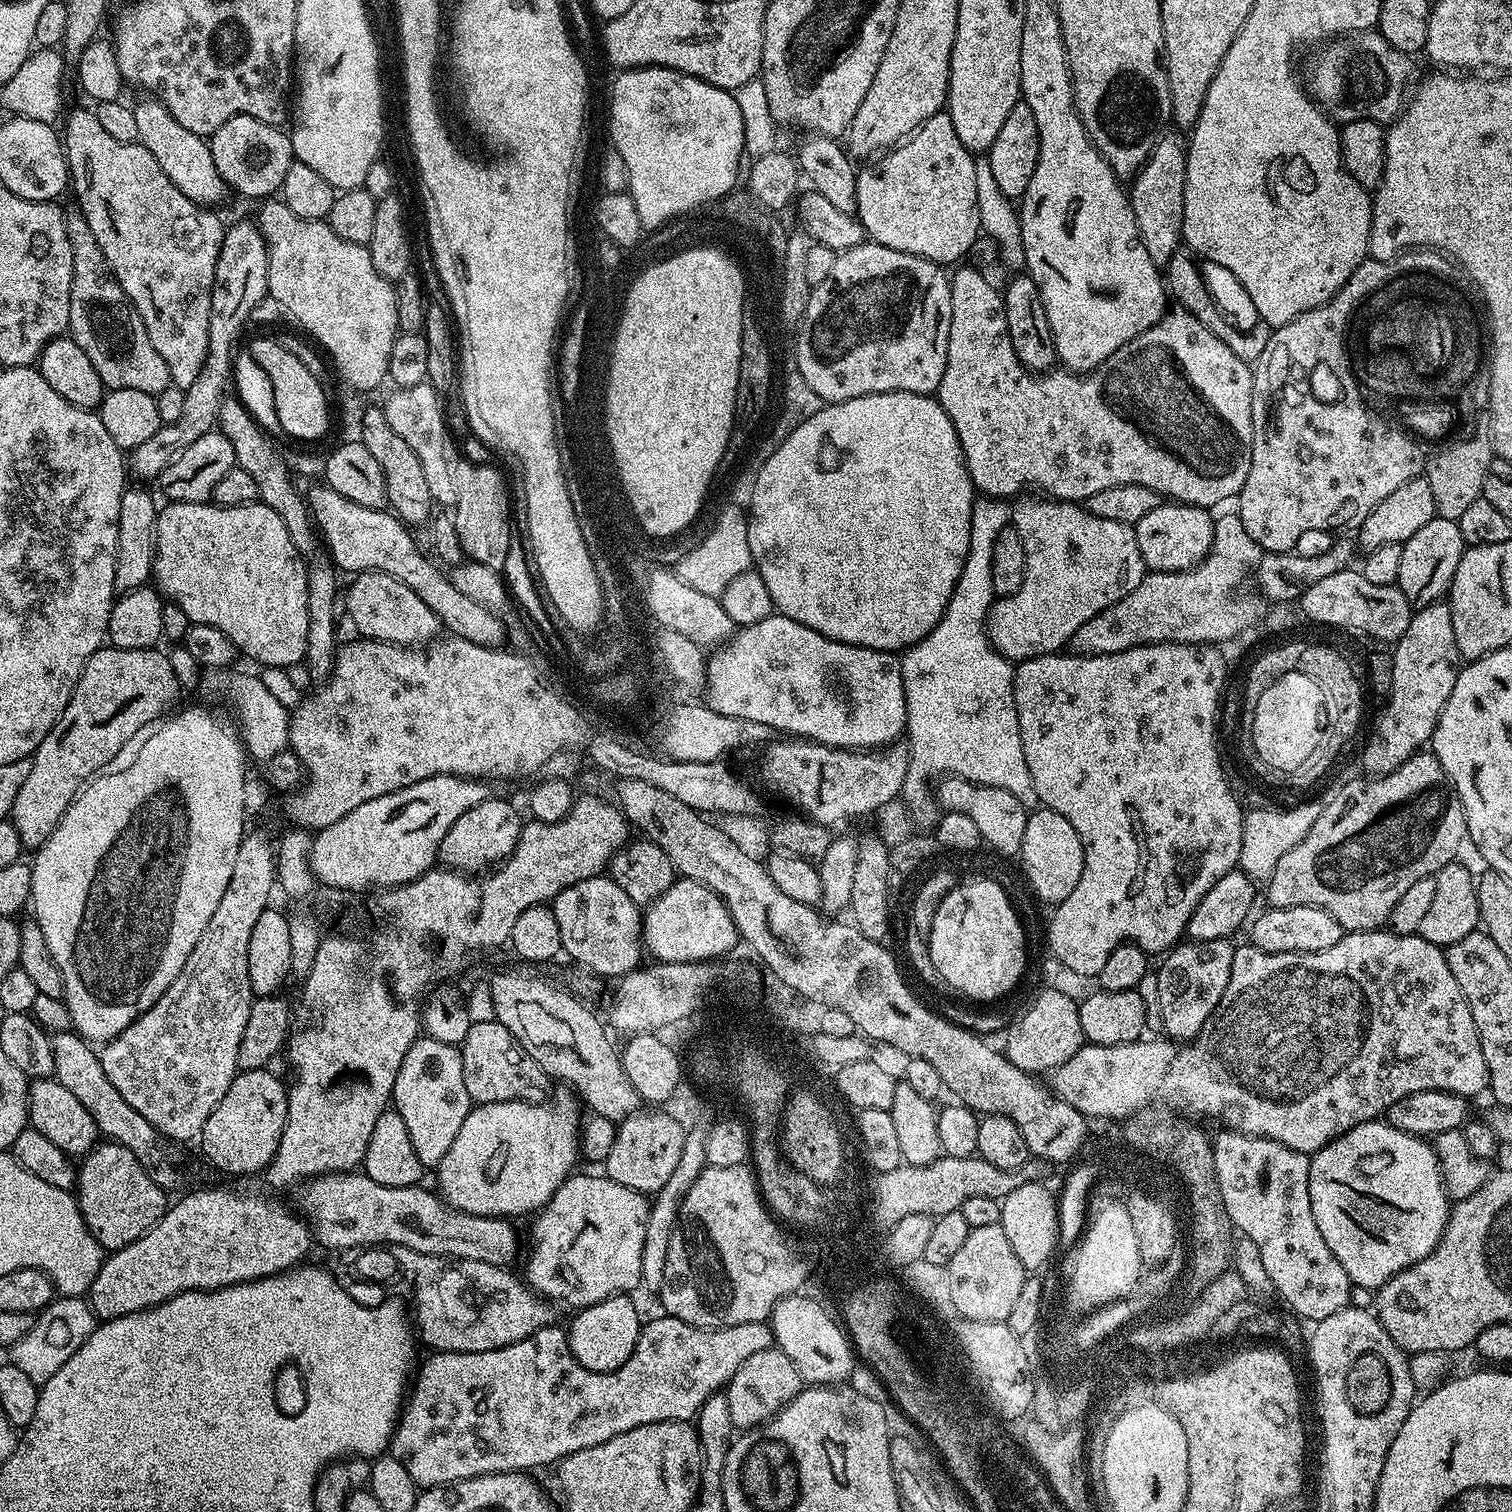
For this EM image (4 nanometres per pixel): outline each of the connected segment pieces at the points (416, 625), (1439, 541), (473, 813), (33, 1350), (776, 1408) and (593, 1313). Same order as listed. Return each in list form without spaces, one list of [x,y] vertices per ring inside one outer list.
[[[371,571],[353,575],[351,580],[348,593],[342,596],[342,608],[348,611],[361,637],[391,644],[423,646],[441,635],[442,625],[434,610],[430,610],[430,606],[426,606],[426,602],[398,578]]]
[[[1436,515],[1433,520],[1426,522],[1426,526],[1422,526],[1422,530],[1410,534],[1410,538],[1402,544],[1402,563],[1396,587],[1406,594],[1408,601],[1416,608],[1437,603],[1451,589],[1454,570],[1458,570],[1465,547],[1459,523]]]
[[[491,798],[482,801],[480,805],[474,806],[473,809],[468,809],[450,830],[447,830],[445,838],[442,840],[439,851],[439,863],[447,866],[455,871],[465,874],[480,874],[489,866],[495,866],[501,863],[514,850],[514,846],[520,837],[520,829],[522,827],[522,819],[516,813],[516,808],[508,800],[498,800]]]
[[[60,1296],[33,1319],[32,1328],[18,1342],[7,1349],[6,1356],[11,1364],[18,1366],[22,1374],[28,1375],[30,1382],[37,1386],[45,1384],[73,1354],[94,1334],[98,1317],[87,1299],[78,1296]]]
[[[773,1346],[746,1358],[746,1362],[742,1362],[741,1368],[738,1369],[738,1374],[734,1374],[734,1378],[730,1378],[726,1385],[733,1429],[747,1430],[767,1424],[801,1390],[802,1381],[798,1370],[794,1370],[794,1362],[786,1358],[782,1349]]]
[[[628,1294],[611,1296],[589,1308],[581,1308],[575,1313],[572,1325],[567,1325],[568,1345],[578,1358],[578,1362],[586,1370],[595,1372],[613,1372],[621,1368],[634,1354],[636,1343],[640,1337],[642,1319],[636,1309],[633,1297]]]

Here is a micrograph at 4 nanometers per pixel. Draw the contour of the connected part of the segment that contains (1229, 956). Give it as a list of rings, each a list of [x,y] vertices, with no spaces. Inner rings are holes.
[[[1231,939],[1180,942],[1163,957],[1160,969],[1156,972],[1156,1004],[1160,1007],[1160,1020],[1169,1037],[1177,1042],[1191,1042],[1200,1035],[1202,1026],[1212,1017],[1212,1011],[1218,1006],[1222,994],[1226,990],[1226,982],[1230,982],[1232,963],[1236,948]]]

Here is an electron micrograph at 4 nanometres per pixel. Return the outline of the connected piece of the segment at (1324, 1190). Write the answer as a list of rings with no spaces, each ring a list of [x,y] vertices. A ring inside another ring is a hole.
[[[1383,1119],[1367,1120],[1365,1124],[1354,1126],[1346,1134],[1342,1134],[1337,1140],[1331,1140],[1325,1148],[1311,1153],[1308,1161],[1308,1185],[1310,1186],[1310,1210],[1314,1210],[1314,1222],[1318,1222],[1318,1231],[1326,1246],[1342,1262],[1342,1270],[1346,1270],[1349,1280],[1357,1289],[1369,1288],[1375,1290],[1381,1288],[1394,1274],[1398,1274],[1404,1268],[1417,1264],[1422,1258],[1426,1258],[1434,1251],[1444,1233],[1444,1227],[1448,1224],[1450,1211],[1450,1197],[1447,1188],[1444,1187],[1444,1176],[1440,1172],[1440,1163],[1436,1157],[1435,1147],[1423,1136],[1411,1136],[1394,1126],[1390,1126]]]

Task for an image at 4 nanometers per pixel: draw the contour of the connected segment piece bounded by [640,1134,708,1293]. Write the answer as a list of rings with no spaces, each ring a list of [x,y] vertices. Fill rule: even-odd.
[[[685,1135],[682,1146],[682,1158],[675,1168],[674,1174],[670,1174],[670,1179],[666,1181],[666,1186],[655,1193],[648,1210],[648,1225],[646,1226],[646,1243],[642,1246],[642,1278],[641,1285],[650,1291],[659,1293],[664,1286],[664,1275],[666,1274],[666,1254],[670,1254],[670,1238],[676,1225],[676,1219],[680,1213],[680,1203],[684,1201],[684,1195],[694,1186],[698,1180],[698,1174],[708,1167],[706,1158],[706,1142],[703,1135]]]

